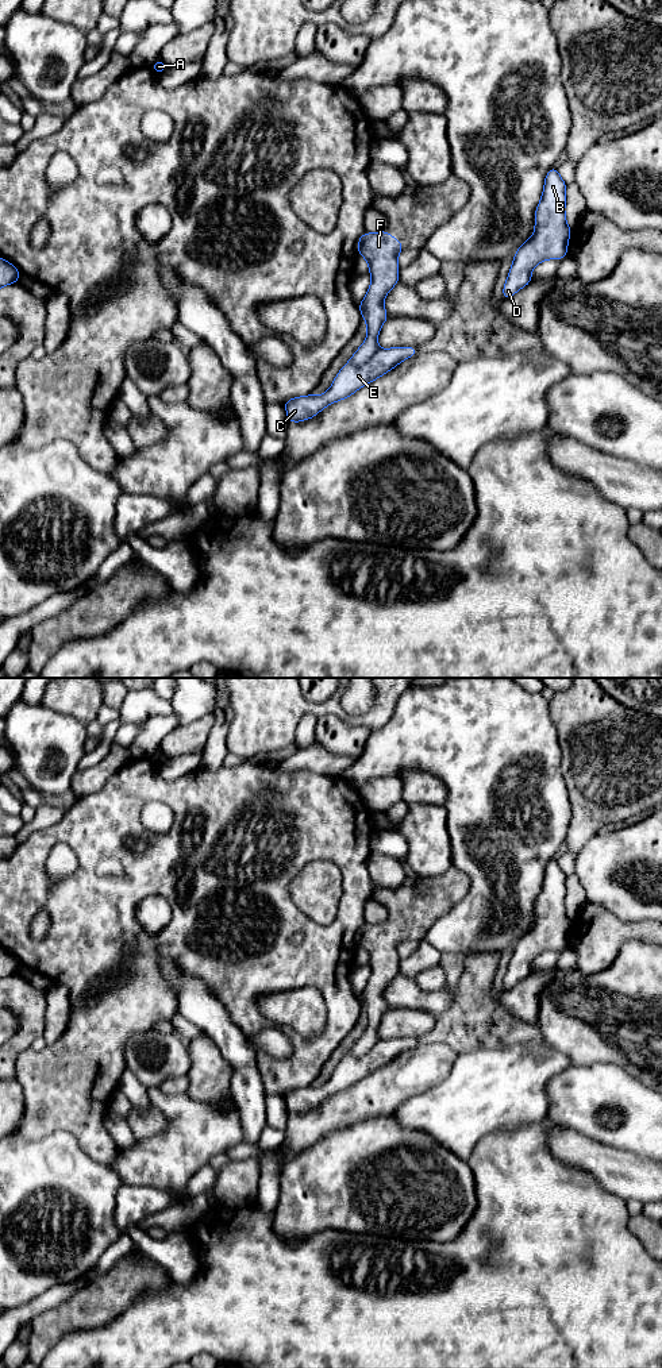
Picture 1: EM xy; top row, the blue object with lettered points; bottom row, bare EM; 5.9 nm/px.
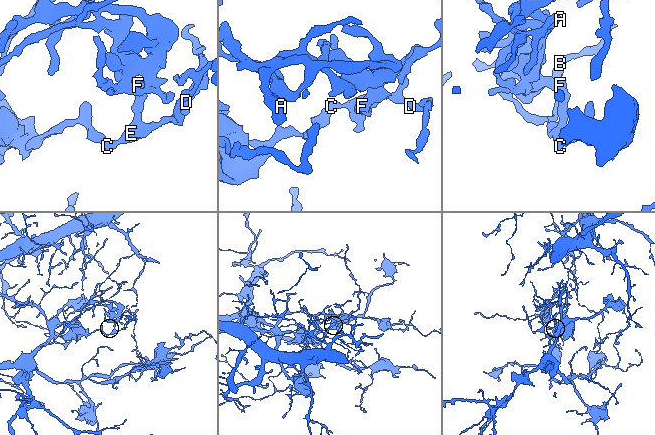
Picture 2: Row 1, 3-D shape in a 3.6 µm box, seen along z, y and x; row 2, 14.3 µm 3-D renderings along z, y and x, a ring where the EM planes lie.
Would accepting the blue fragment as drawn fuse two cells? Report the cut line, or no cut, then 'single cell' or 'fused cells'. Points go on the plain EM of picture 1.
xy (378, 1041), (361, 1055), (350, 1052) | fused cells

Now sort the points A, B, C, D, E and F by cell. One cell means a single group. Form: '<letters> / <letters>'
A F / B C D E

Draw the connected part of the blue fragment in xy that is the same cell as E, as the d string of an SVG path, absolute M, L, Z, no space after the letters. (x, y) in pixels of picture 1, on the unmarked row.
M393 1038L378 1041L362 1056L349 1052L336 1066L331 1079L322 1087L309 1086L295 1088L284 1094L288 1114L304 1113L315 1109L323 1099L350 1088L354 1083L380 1070L404 1051L419 1044L417 1038Z

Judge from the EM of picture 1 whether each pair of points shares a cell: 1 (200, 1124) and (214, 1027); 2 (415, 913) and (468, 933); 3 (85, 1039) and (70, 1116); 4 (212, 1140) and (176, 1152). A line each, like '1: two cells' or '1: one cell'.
1: two cells
2: two cells
3: one cell
4: one cell

